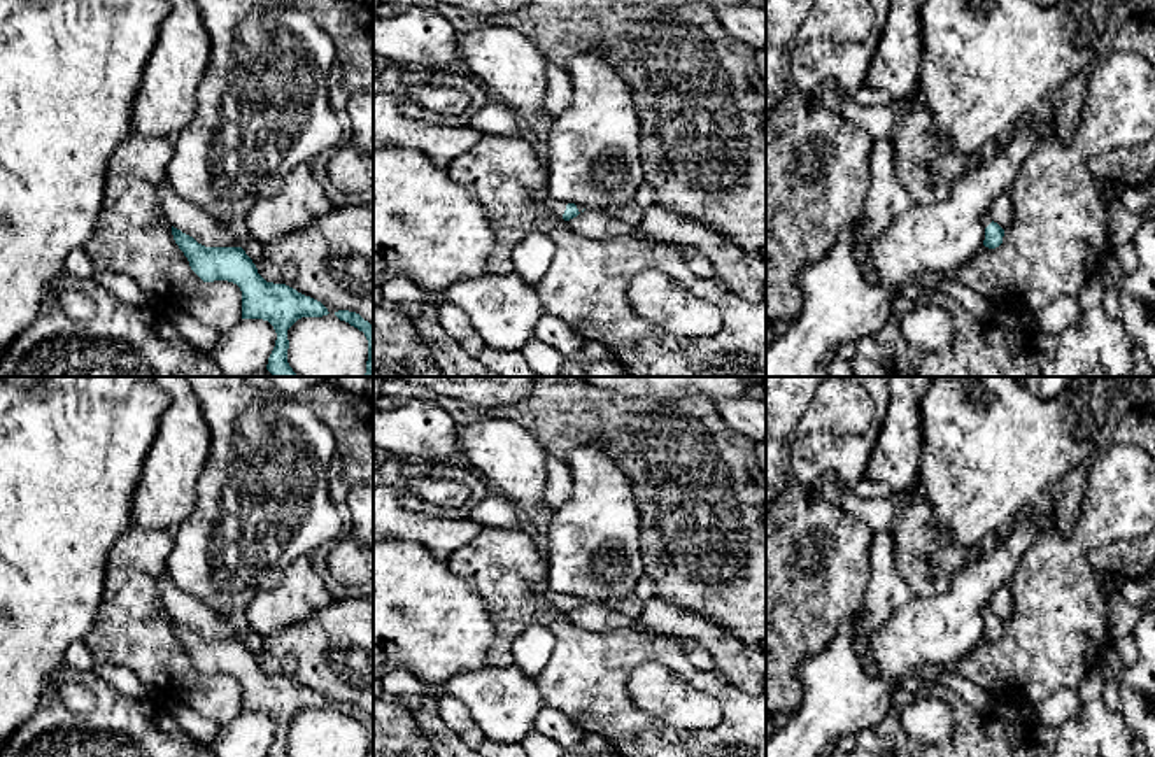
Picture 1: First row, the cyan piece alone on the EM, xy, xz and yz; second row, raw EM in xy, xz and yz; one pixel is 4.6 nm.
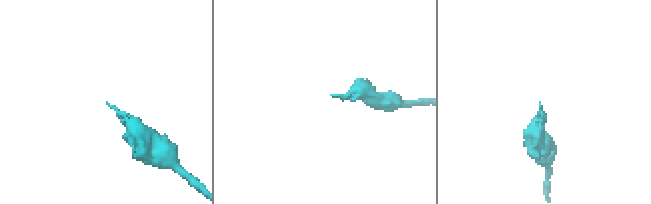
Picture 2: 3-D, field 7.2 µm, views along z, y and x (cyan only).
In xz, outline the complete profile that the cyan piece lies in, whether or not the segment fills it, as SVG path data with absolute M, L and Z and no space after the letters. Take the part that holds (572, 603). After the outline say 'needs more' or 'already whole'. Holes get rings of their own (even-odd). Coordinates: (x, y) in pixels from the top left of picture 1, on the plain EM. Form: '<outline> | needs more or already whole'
M549 580L542 587L542 594L552 603L554 608L563 610L564 613L577 610L584 603L582 599L575 596L556 592L549 585Z | needs more

